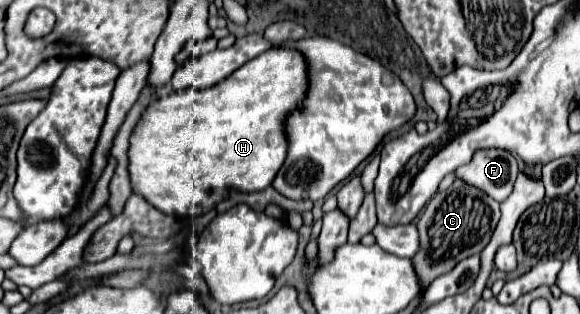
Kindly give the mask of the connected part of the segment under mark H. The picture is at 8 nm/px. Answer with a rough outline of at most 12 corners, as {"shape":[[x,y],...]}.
{"shape":[[271,48],[155,100],[133,190],[169,216],[261,192],[309,78]]}

